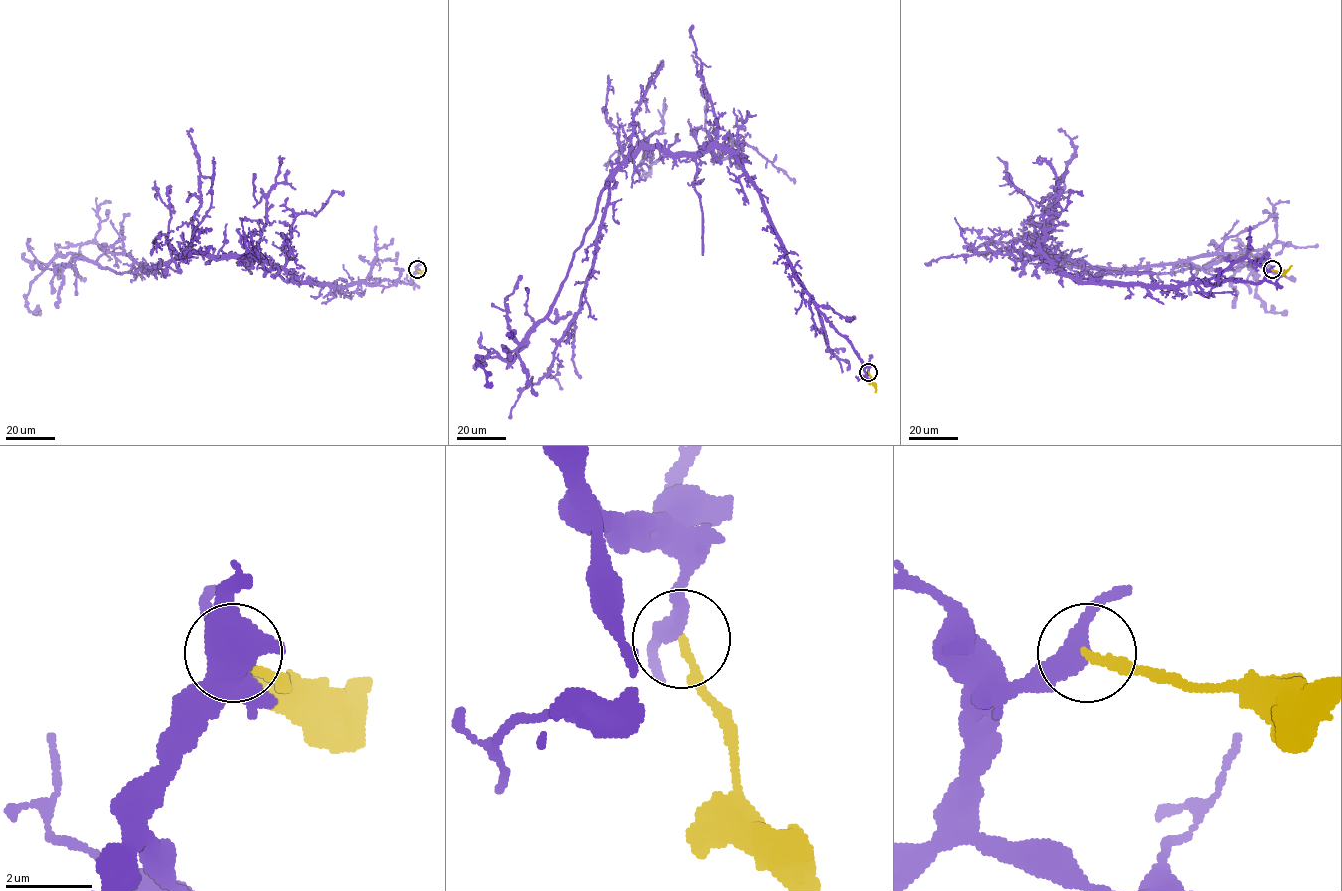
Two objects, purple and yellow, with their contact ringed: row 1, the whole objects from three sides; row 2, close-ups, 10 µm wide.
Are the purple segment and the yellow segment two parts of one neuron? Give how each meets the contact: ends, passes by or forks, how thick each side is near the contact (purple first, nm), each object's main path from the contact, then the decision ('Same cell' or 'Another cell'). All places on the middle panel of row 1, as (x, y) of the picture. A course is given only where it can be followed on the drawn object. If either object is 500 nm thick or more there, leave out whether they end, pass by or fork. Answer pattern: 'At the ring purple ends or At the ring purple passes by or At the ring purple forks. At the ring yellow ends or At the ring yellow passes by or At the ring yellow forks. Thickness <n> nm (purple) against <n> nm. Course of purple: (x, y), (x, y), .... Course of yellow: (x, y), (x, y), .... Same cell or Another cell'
At the ring purple passes by. At the ring yellow ends. Thickness 380 nm (purple) against 190 nm. Course of purple: (868, 372), (743, 166), (722, 148), (647, 147), (608, 180), (528, 341), (510, 361), (478, 358), (491, 387). Course of yellow: (868, 372), (875, 392). Another cell

